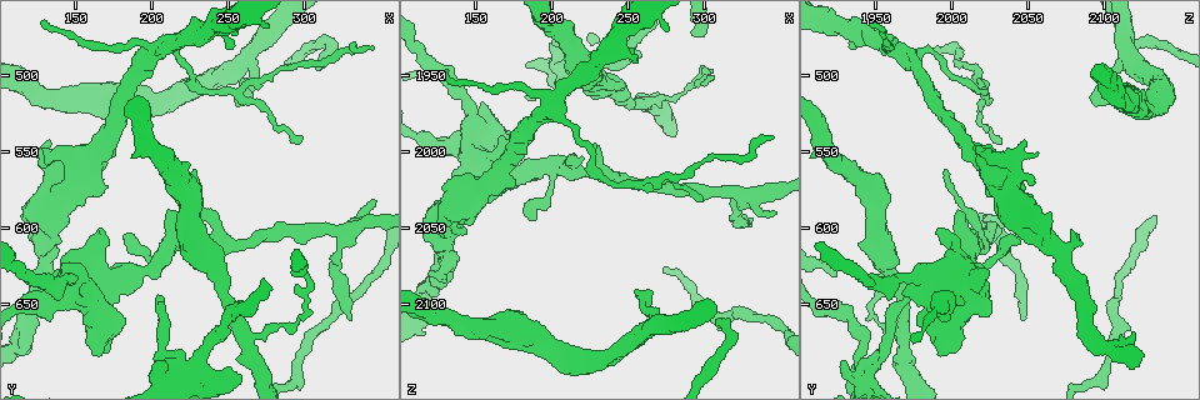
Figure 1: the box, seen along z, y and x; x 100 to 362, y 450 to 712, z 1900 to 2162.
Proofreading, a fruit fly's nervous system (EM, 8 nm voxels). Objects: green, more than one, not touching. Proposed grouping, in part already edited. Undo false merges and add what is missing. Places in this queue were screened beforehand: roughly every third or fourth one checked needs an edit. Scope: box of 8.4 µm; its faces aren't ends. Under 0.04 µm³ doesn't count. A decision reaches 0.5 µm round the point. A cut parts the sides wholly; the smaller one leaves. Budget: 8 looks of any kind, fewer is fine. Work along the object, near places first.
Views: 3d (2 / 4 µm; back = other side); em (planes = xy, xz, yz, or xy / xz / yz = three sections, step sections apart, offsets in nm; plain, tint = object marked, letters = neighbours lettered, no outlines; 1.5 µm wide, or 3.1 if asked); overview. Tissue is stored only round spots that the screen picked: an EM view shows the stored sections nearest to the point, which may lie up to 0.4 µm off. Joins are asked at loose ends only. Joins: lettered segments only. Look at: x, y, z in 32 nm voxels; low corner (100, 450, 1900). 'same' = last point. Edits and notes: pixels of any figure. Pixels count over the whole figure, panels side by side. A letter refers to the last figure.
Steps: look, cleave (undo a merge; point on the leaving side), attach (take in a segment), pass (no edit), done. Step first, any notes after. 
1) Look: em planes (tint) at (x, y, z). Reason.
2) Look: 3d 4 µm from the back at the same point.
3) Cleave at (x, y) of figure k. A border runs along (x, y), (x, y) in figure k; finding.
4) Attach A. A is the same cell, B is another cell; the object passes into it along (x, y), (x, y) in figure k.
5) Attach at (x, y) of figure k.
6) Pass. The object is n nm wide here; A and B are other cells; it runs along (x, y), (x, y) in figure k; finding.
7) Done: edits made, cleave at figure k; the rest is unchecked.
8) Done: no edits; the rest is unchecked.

Look: em xy step 4 (tint) at (252, 514, 2092). An open end.

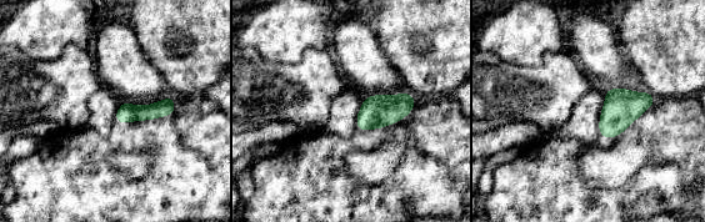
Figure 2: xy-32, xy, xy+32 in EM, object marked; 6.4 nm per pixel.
Look: em planes (letters) at the same point.

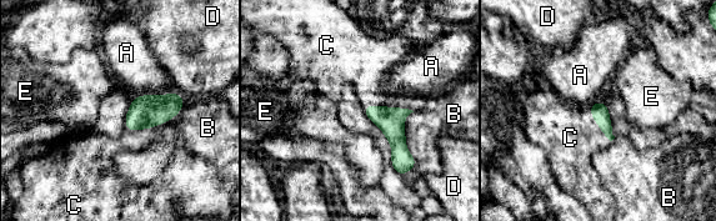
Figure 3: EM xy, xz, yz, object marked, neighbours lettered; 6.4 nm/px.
Attach at (367, 74) of figure 3. The object is 110 nm wide here; C is the same cell, A, B, D and E are other cells; the object passes into it along (390, 120), (389, 106), (367, 74) in figure 3; the neuron continues.

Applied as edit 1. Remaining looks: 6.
Look: overview.

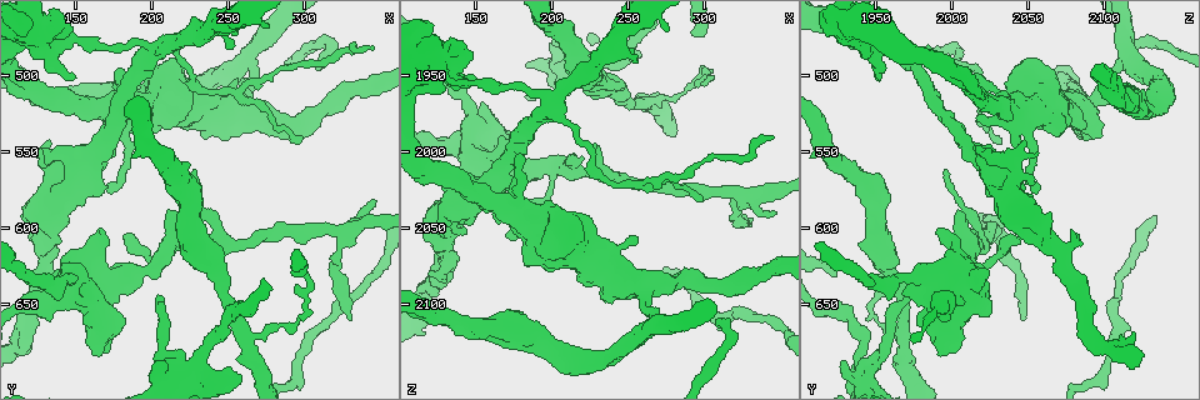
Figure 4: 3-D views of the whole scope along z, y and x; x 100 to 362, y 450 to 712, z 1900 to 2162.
Look: 3d 4 µm at (250, 484, 1938). An open end.

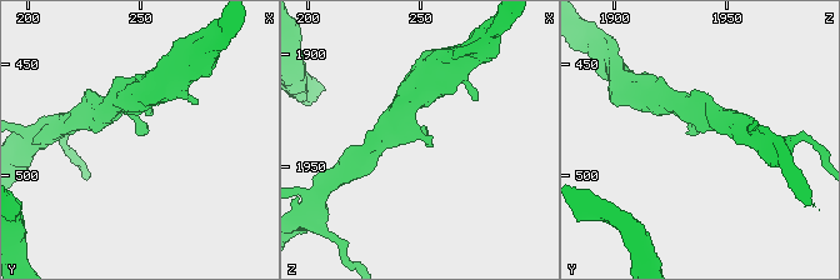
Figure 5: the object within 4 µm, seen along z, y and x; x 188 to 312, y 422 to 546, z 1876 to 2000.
Look: em xy step 4 (letters) at (249, 482, 1937). Shape alone is not enough.

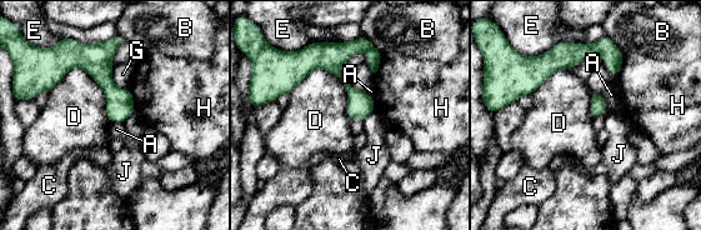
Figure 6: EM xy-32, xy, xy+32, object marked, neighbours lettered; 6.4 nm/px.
Look: em planes (letters) at the same point.

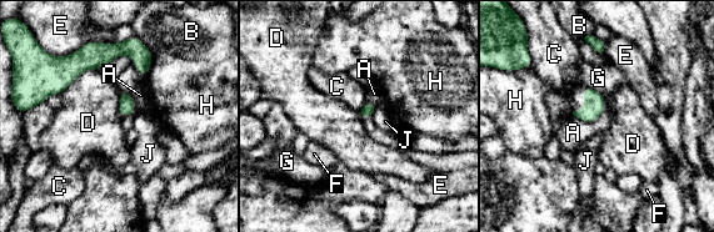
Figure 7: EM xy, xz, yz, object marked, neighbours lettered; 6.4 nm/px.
Pass. A, B, C, D, E, F, G, H and J are other cells; a border runs along (98, 69), (84, 70), (59, 94) in figure 7; no lettered segment goes on from it.

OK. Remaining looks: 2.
Look: 3d 2 µm at (330, 658, 2044). Free end.

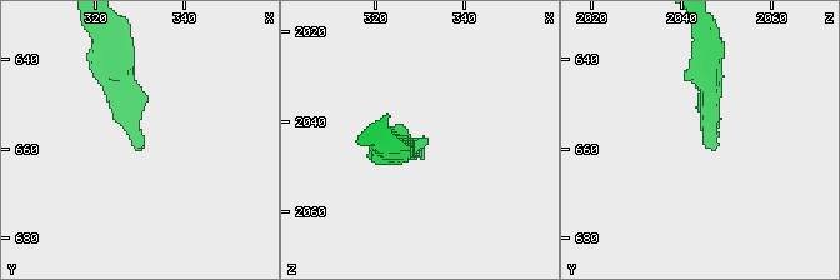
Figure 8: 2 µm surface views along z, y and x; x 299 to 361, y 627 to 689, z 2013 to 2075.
Look: em planes (letters) at (331, 659, 2045).

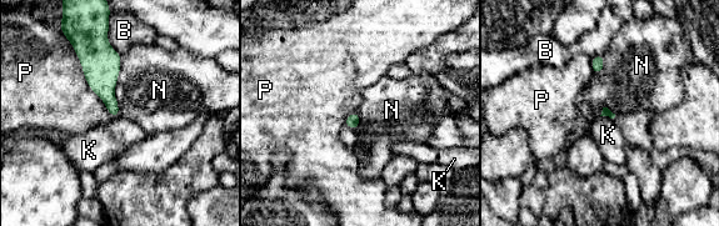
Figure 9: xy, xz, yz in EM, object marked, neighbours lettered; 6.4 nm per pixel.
Pass. B, K, N and P are other cells; a border runs along (120, 54), (114, 91), (119, 115) in figure 9; none of them fits.

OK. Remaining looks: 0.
Done: edits made, attach at figure 3; the rest is unchecked.

